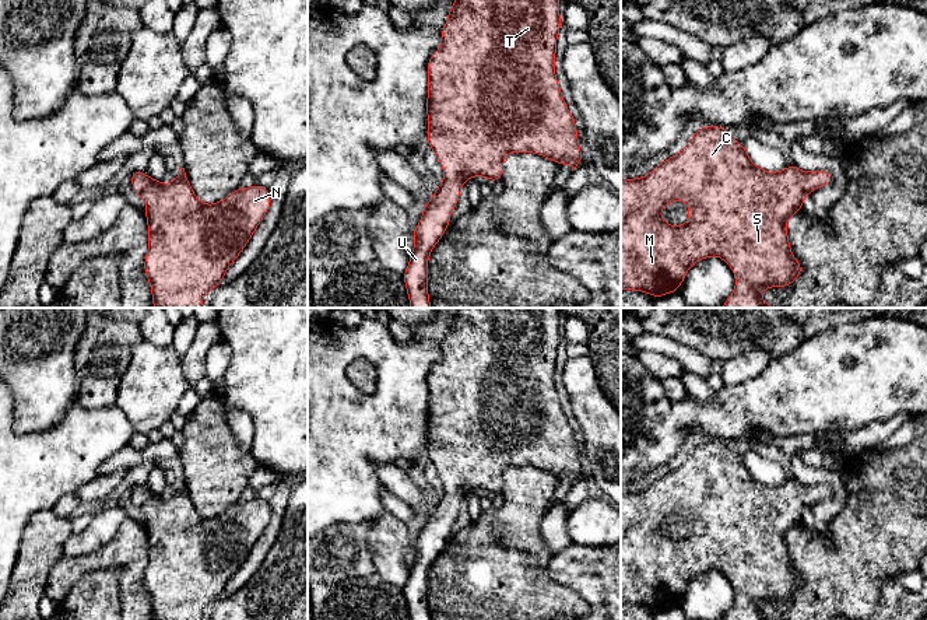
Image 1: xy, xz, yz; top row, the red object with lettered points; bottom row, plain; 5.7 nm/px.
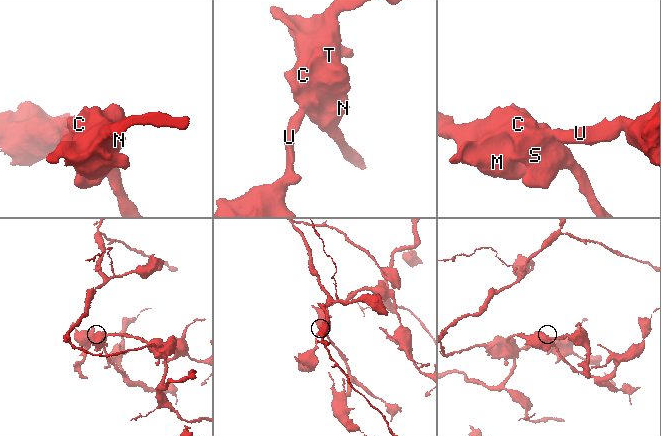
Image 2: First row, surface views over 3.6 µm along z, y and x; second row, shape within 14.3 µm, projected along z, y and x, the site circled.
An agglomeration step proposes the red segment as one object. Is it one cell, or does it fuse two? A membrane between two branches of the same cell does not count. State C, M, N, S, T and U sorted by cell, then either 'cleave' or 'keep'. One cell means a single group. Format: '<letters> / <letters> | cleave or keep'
C M N S T U | keep

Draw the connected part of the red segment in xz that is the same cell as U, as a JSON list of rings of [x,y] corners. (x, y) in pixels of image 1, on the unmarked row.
[[[457,308],[440,346],[440,361],[426,376],[428,410],[426,453],[438,470],[445,494],[432,512],[424,518],[424,528],[412,544],[415,561],[410,565],[408,581],[403,586],[410,620],[431,620],[428,609],[428,572],[446,546],[453,522],[468,491],[482,488],[491,495],[501,494],[503,473],[509,466],[534,466],[558,479],[569,477],[572,484],[583,474],[576,435],[563,414],[555,389],[556,351],[561,344],[561,308]]]

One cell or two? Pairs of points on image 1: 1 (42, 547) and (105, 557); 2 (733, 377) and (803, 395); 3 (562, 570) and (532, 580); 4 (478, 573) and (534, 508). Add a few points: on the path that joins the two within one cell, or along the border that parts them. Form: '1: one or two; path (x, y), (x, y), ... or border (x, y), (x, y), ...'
1: two; border (63, 554), (52, 567), (46, 582)
2: two; border (772, 360), (757, 375), (726, 386)
3: two; border (525, 556), (551, 580), (575, 591)
4: one; path (487, 553), (492, 536), (505, 532), (515, 522)

